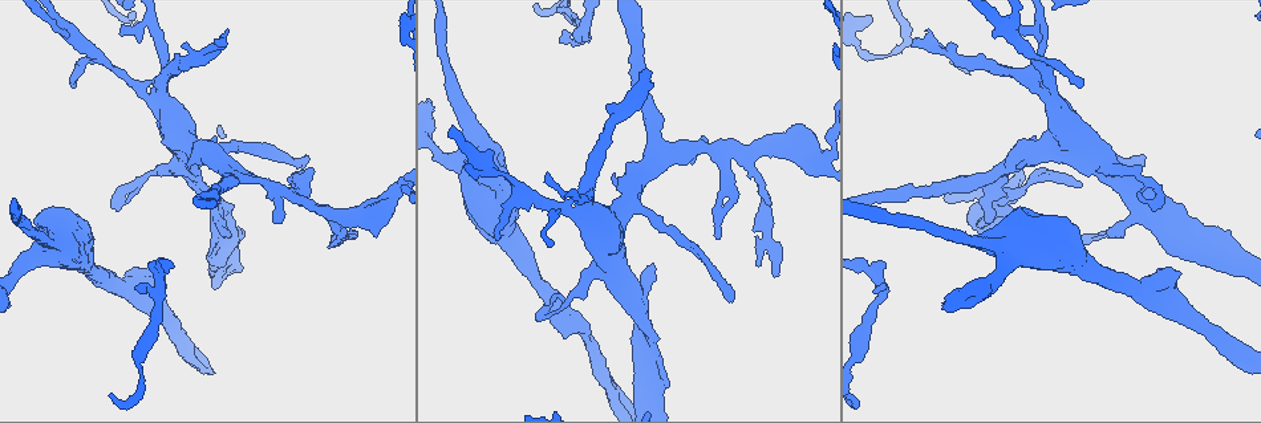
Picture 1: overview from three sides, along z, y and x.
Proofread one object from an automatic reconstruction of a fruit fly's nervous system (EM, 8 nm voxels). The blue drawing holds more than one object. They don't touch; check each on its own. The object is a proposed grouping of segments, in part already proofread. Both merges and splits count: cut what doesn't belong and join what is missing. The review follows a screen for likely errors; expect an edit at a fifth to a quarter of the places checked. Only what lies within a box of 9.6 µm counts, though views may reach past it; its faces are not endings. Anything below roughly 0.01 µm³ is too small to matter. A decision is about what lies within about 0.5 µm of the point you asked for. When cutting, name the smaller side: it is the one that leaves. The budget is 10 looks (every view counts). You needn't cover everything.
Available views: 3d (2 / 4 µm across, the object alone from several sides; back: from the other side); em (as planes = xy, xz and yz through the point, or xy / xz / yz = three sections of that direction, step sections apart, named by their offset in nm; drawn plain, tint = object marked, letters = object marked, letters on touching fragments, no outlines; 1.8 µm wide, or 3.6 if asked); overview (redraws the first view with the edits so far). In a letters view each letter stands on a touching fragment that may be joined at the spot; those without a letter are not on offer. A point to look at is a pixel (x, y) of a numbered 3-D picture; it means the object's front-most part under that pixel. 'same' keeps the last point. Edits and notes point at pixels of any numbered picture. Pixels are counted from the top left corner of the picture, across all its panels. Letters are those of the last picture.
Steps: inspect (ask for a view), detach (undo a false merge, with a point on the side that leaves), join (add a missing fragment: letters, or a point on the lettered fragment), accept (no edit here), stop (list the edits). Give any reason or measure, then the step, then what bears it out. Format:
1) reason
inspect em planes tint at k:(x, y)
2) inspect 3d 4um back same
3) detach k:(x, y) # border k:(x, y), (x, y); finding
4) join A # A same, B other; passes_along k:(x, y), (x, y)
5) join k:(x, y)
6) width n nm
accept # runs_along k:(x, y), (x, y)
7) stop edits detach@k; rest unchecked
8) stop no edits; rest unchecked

sharp bend
inspect em 3.6um xy step 8 tint at 1:(1033, 239)

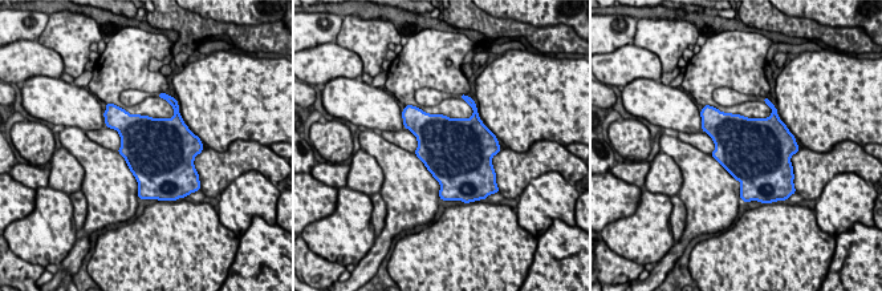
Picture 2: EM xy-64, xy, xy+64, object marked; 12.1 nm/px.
another direction
inspect em 3.6um xz step 16 tint same

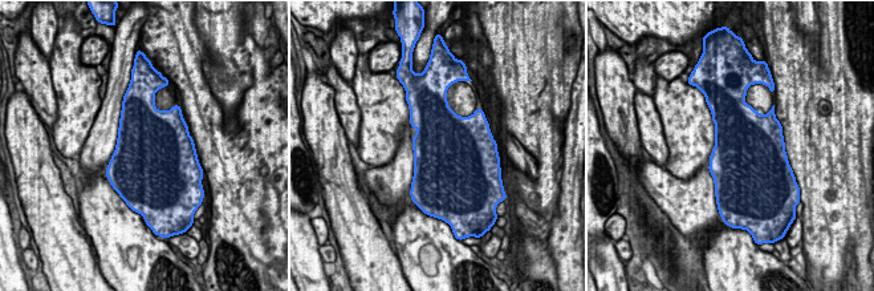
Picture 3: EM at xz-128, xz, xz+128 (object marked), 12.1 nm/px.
inspect em 3.6um xz step 16 letters same

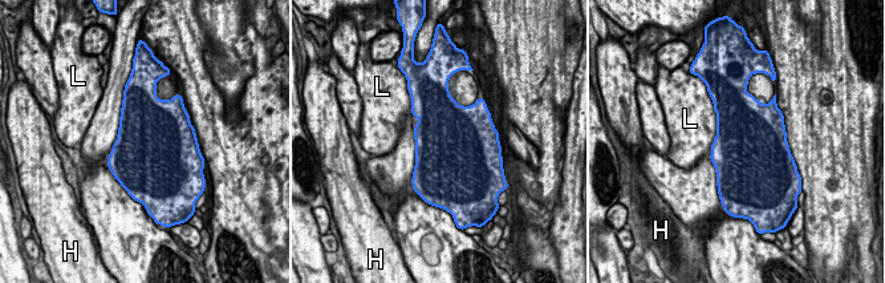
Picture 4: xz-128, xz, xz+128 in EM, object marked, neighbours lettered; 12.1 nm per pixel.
accept # H other, L other; border 4:(713, 101), (715, 137), (709, 156); all the same cell

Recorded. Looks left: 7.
an open end
inspect 3d 2um back at 1:(1147, 201)

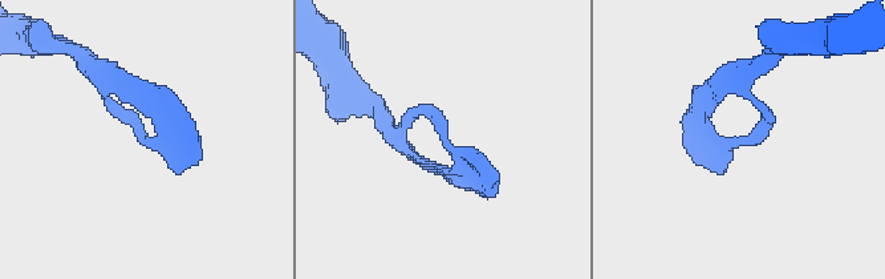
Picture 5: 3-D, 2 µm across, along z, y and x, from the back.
shape alone is not enough
inspect em yz step 16 tint at 5:(148, 148)

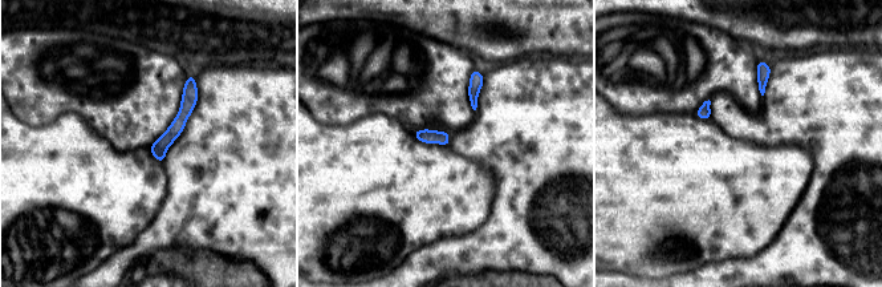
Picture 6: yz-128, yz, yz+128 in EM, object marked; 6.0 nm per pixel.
see the neighbours
inspect em yz step 16 letters same

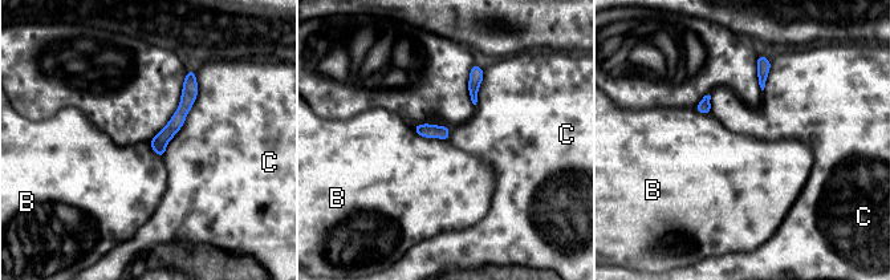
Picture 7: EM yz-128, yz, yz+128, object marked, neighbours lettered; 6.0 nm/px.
width 90 nm; longest_contact C 600 nm
accept # B other, C other; none of them fits

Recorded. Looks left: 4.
end of a long branch
inspect 3d 2um back at 1:(306, 155)

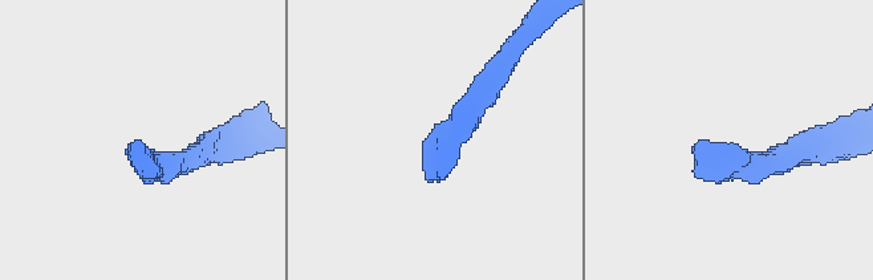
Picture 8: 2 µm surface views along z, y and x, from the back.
shape alone is not enough
inspect em planes letters at 8:(135, 143)

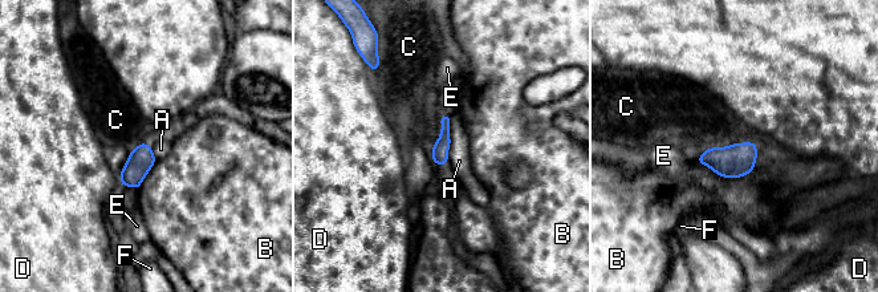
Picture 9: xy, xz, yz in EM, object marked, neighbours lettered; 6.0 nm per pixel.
width 110 nm
accept # A other, B other, C other, D other, E other, F other; border 9:(443, 116), (440, 134), (430, 151); none of them fits

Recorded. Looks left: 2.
branch stops here
inspect em planes letters at 1:(224, 43)

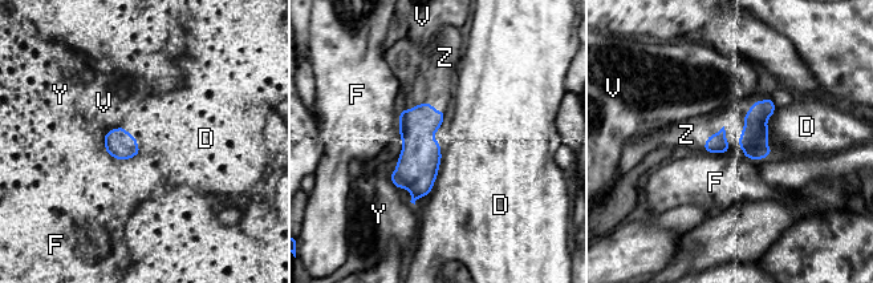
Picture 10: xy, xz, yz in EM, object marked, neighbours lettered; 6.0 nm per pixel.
join Z # D other, F other, V other, Y other, Z same; passes_along 10:(717, 142), (715, 133), (686, 134); the cell continues

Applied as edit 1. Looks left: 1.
stop edits join@10; rest unchecked

